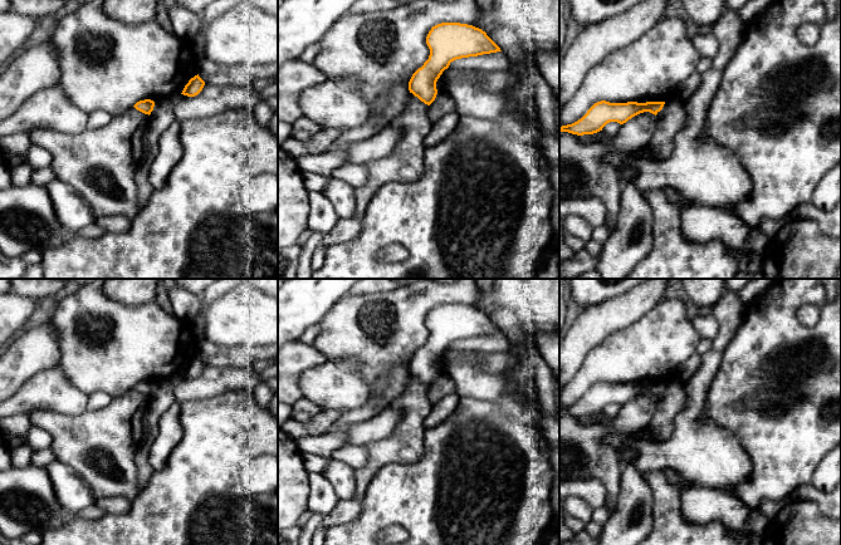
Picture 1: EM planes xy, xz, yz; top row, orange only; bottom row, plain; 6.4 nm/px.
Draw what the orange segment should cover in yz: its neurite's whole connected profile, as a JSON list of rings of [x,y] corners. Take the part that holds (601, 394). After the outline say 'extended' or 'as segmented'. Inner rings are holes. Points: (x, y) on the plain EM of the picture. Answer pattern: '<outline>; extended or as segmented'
[[[601,382],[595,384],[581,401],[572,406],[562,407],[559,412],[577,417],[593,416],[602,412],[610,403],[624,406],[632,398],[644,393],[650,393],[656,397],[662,391],[664,386],[665,383],[610,384]]]; as segmented

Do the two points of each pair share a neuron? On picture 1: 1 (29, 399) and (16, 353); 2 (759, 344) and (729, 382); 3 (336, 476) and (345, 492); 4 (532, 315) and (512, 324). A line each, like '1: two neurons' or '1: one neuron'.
1: two neurons
2: one neuron
3: one neuron
4: two neurons

